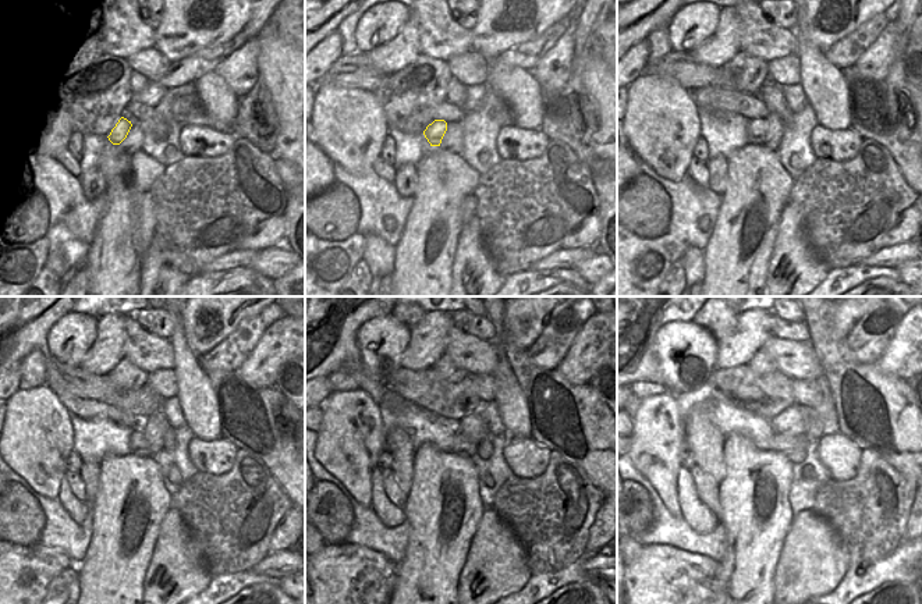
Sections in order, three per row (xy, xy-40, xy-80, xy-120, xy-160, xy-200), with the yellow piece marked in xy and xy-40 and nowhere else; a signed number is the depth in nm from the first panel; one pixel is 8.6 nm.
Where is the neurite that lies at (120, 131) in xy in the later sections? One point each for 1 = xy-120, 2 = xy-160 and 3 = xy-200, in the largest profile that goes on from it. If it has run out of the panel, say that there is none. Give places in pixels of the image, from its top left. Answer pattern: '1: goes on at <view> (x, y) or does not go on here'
1: goes on at xy-120 (138, 444)
2: goes on at xy-160 (463, 446)
3: goes on at xy-200 (780, 443)

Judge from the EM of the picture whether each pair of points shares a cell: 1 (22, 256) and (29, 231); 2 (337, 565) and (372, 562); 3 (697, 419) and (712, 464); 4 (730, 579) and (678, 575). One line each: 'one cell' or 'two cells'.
1: two cells
2: one cell
3: one cell
4: two cells

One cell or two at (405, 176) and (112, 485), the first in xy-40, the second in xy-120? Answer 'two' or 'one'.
two

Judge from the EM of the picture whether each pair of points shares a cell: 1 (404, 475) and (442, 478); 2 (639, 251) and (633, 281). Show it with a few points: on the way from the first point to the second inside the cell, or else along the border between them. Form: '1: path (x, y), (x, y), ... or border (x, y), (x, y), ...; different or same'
1: border (414, 450), (414, 476), (407, 497); different
2: path (633, 258), (633, 274); same

